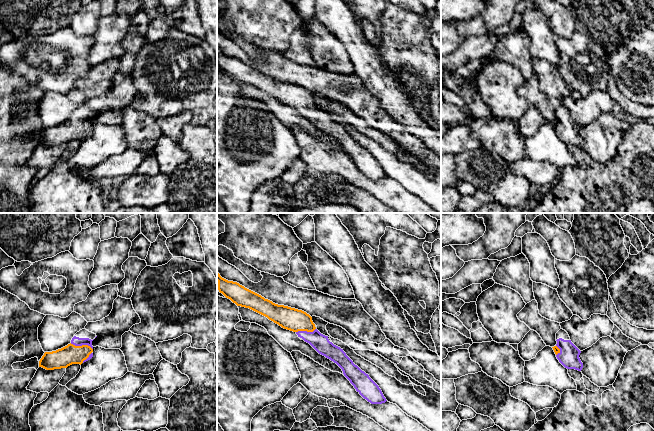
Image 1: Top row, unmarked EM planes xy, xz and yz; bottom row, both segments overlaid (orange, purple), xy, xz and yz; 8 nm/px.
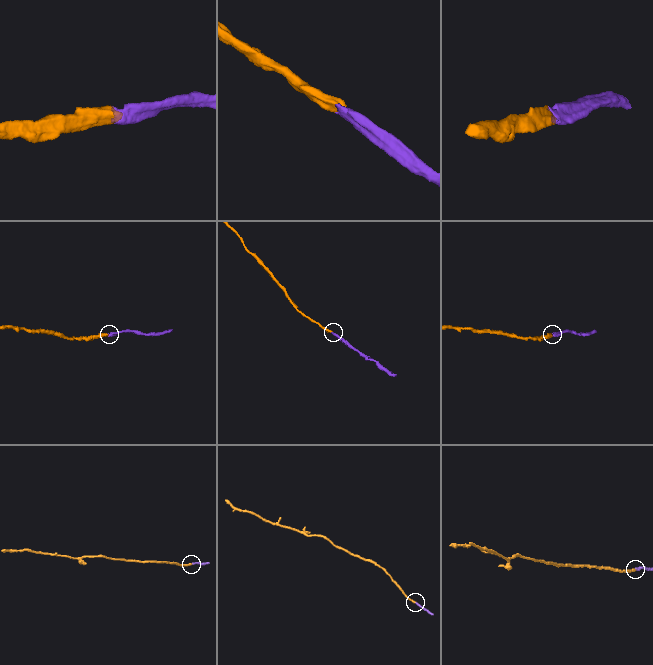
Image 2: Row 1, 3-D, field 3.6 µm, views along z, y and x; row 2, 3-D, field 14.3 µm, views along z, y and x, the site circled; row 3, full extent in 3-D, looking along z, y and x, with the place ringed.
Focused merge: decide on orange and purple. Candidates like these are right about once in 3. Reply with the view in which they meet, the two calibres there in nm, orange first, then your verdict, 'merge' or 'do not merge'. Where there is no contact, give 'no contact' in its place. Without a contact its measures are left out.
contact in xy; calibres 160 and 70 nm; merge

